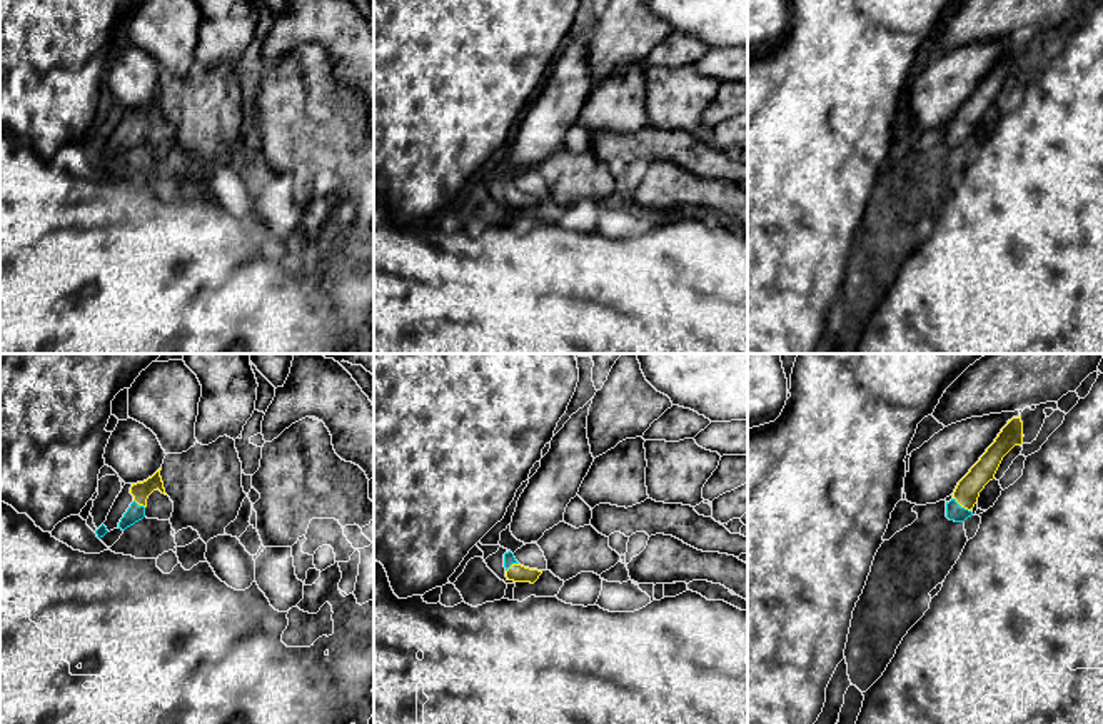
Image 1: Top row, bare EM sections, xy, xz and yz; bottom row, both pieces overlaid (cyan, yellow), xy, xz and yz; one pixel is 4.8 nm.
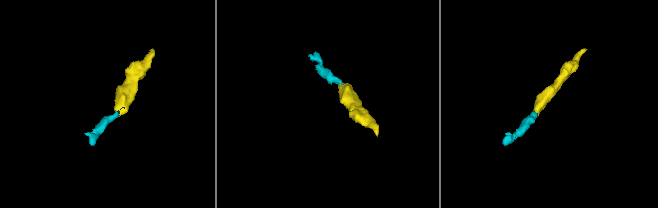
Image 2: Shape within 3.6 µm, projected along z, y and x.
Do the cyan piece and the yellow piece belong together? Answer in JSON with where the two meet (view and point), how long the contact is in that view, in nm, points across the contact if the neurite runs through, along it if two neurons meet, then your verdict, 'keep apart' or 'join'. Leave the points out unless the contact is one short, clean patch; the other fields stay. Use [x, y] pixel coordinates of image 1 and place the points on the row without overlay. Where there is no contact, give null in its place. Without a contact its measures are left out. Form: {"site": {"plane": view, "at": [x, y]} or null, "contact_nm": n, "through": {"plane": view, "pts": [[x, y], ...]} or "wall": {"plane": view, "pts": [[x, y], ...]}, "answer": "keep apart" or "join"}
{"site": {"plane": "yz", "at": [960, 132]}, "contact_nm": 100, "through": {"plane": "yz", "pts": [[955, 139], [960, 132], [967, 119]]}, "answer": "join"}

